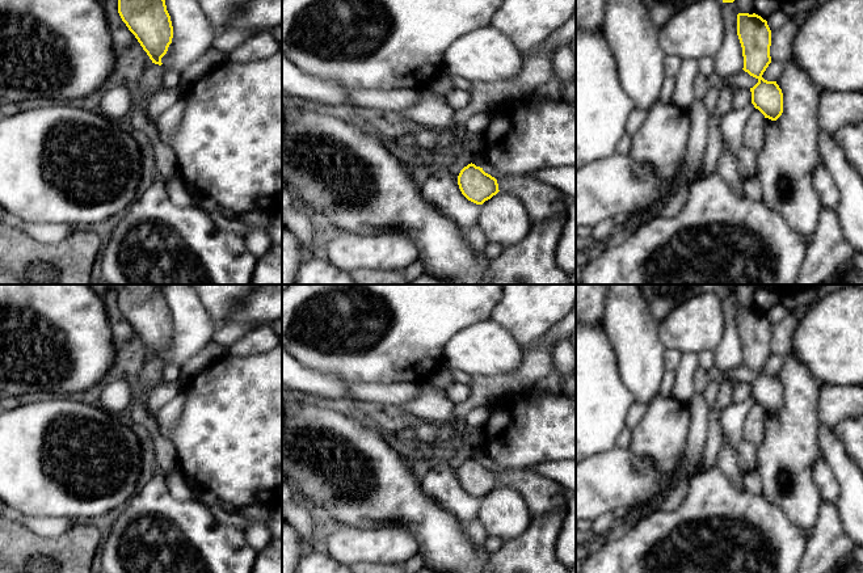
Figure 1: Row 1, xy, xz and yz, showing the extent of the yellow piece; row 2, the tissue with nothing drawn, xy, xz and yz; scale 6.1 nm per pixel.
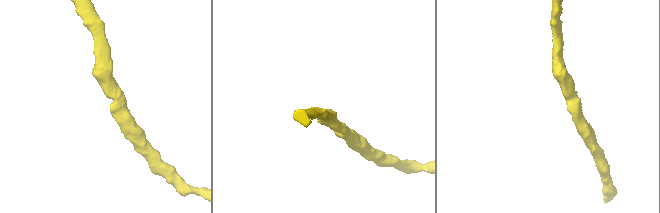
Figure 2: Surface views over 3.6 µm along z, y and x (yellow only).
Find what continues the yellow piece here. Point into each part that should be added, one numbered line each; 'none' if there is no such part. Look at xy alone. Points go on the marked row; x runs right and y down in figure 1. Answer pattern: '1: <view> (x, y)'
none

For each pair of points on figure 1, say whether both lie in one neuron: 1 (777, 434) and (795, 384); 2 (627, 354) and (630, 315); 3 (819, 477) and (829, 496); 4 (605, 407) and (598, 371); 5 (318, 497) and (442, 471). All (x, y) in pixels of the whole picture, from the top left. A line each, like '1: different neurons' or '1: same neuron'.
1: same neuron
2: same neuron
3: same neuron
4: same neuron
5: different neurons

